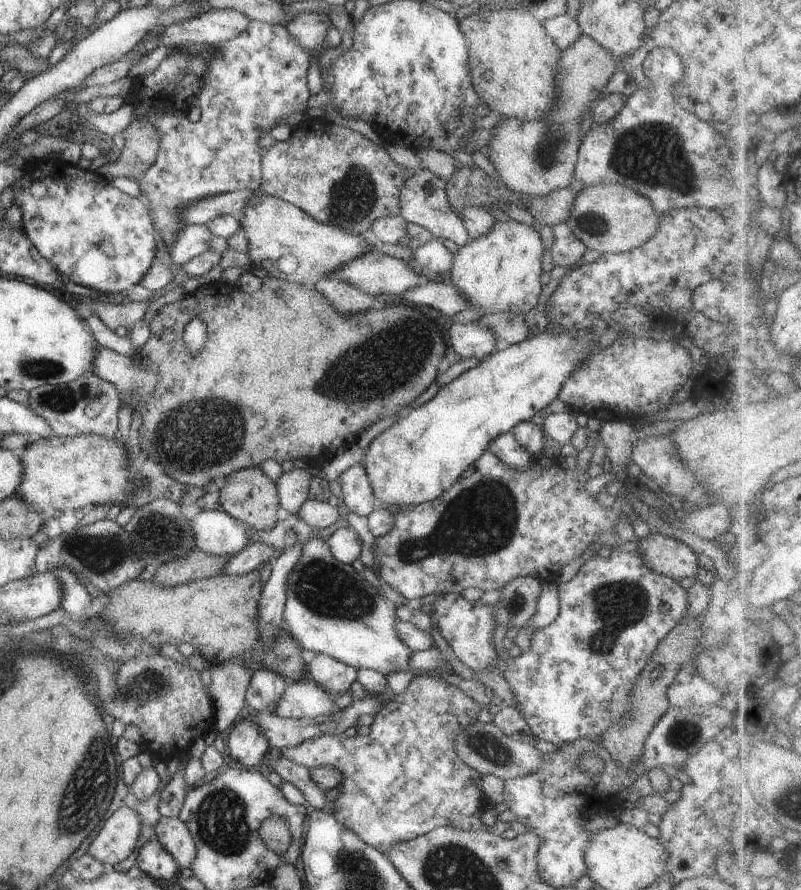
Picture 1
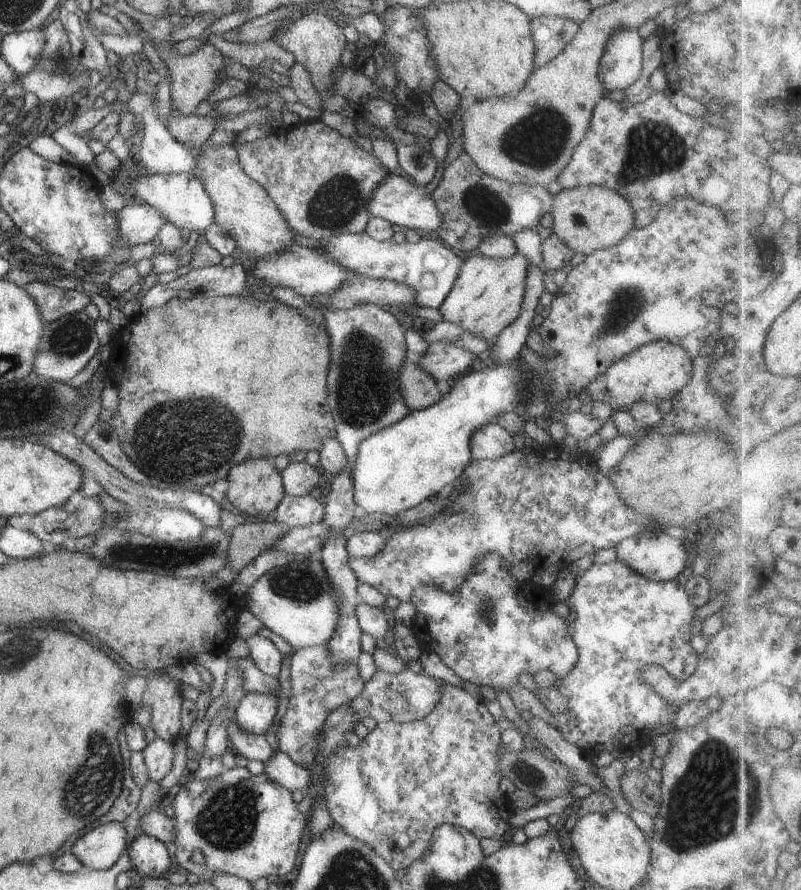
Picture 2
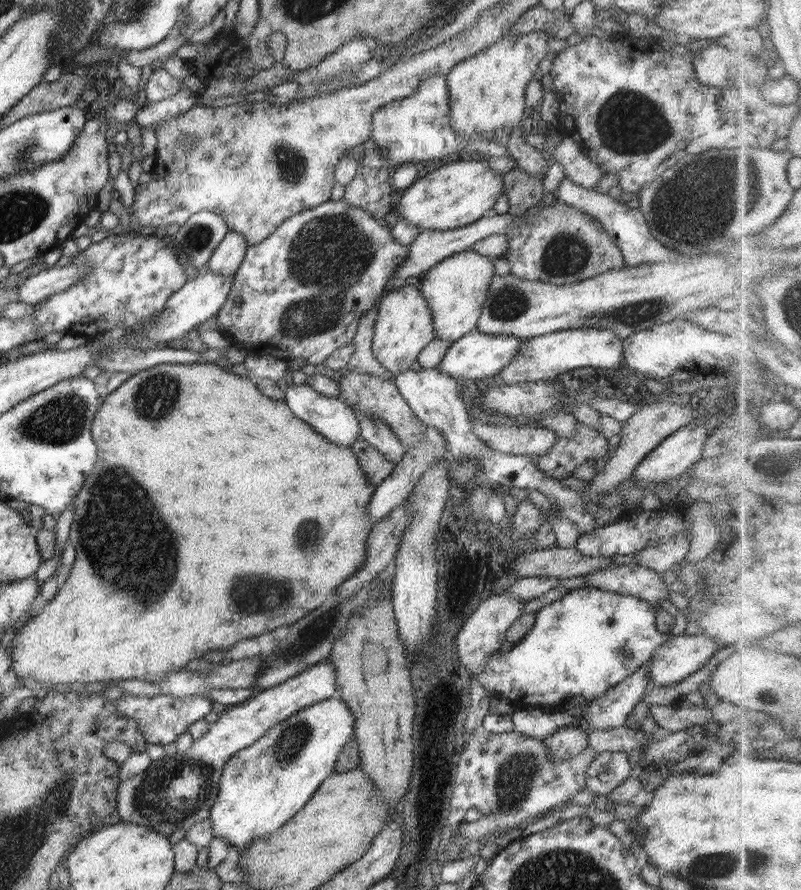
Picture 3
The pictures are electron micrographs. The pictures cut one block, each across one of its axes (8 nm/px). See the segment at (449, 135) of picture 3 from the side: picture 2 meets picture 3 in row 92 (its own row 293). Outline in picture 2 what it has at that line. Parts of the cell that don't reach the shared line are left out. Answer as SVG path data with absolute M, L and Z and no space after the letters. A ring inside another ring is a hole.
M365 232L342 233L322 239L322 244L316 250L320 250L336 264L346 267L351 273L371 279L388 279L409 286L415 292L417 304L426 308L438 308L444 302L463 263L448 245L428 238L421 238L418 243L396 243L392 239L378 242Z

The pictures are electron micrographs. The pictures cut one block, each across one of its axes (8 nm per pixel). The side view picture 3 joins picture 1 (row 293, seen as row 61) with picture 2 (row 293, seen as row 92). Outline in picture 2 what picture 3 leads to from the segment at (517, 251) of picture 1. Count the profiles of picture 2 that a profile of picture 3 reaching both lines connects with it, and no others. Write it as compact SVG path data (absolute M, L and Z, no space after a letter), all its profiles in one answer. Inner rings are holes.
M518 252L507 259L493 259L482 254L468 256L463 260L452 290L438 307L443 320L481 336L492 346L498 335L520 316L529 264L529 260Z

